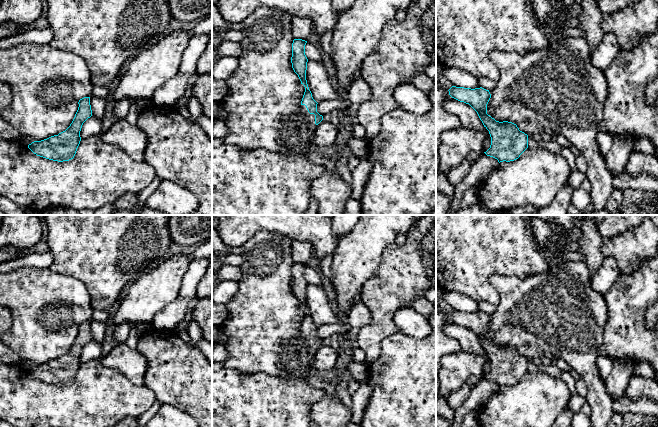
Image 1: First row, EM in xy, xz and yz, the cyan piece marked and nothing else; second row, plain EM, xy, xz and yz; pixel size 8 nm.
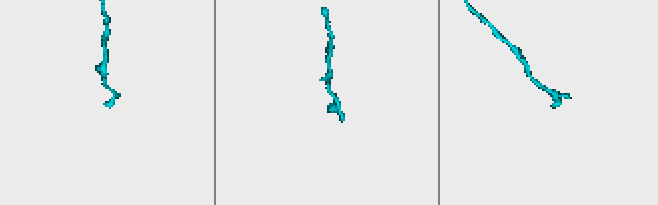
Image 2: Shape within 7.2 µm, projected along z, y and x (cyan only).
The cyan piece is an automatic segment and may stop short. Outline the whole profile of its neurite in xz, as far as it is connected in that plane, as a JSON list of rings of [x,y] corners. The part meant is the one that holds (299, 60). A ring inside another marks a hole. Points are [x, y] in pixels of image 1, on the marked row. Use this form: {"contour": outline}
{"contour": [[[294,39],[292,43],[291,63],[294,72],[298,75],[301,84],[305,87],[305,92],[301,101],[301,110],[305,121],[309,126],[309,139],[311,148],[314,142],[316,126],[323,120],[323,116],[317,112],[317,102],[313,99],[306,80],[306,70],[308,59],[305,55],[305,45],[307,41]]]}

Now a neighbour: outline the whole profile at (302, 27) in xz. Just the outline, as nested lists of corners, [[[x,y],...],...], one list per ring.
[[[295,16],[292,21],[292,35],[294,39],[307,41],[309,36],[314,33],[312,21],[303,16]]]

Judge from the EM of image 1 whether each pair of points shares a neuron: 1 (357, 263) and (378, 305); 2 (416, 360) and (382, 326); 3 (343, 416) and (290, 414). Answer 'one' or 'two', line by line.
1: two
2: two
3: two

